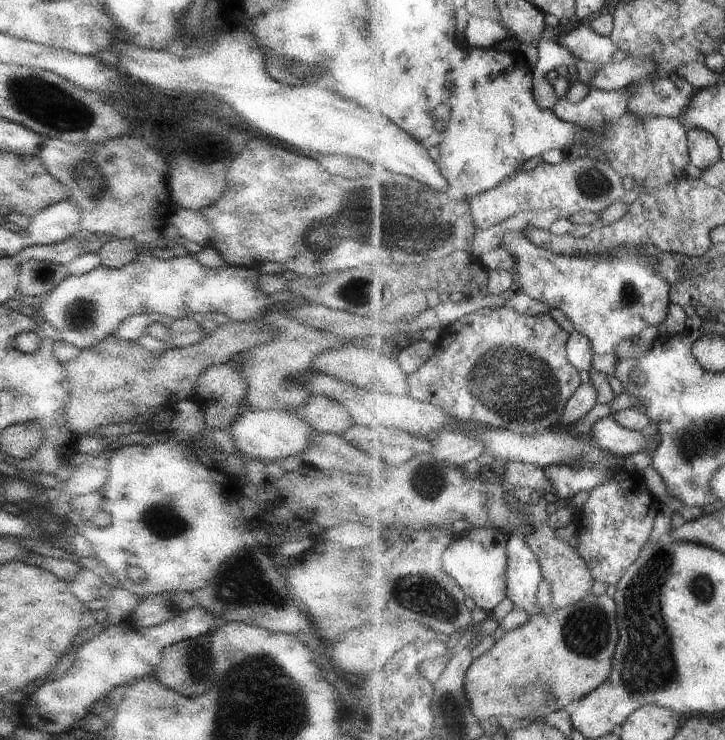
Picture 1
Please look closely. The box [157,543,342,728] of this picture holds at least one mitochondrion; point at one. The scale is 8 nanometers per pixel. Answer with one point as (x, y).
(200, 658)

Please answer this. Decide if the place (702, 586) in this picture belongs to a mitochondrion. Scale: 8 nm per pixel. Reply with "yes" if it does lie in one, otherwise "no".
yes

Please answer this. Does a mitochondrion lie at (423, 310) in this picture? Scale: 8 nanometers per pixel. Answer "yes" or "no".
no

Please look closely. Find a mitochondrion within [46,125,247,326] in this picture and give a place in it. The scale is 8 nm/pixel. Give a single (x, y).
(88, 172)

